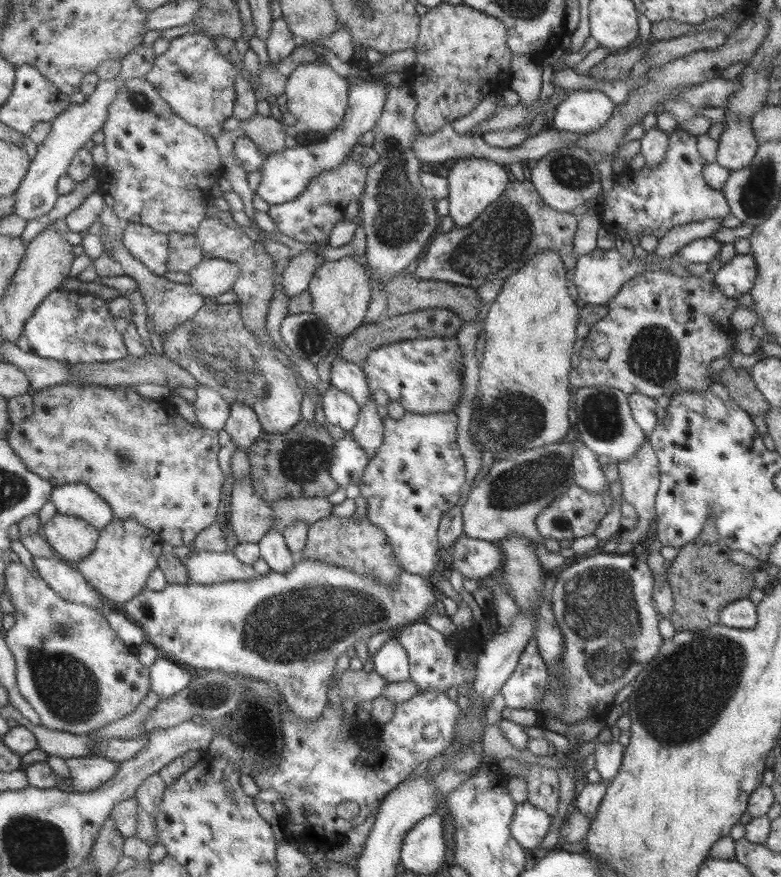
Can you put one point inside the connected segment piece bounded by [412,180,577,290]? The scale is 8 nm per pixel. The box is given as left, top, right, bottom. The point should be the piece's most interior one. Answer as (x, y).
(518, 224)

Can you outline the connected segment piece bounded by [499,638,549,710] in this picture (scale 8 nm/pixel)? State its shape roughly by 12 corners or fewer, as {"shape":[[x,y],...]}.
{"shape":[[535,639],[500,688],[507,708],[532,710],[548,688]]}

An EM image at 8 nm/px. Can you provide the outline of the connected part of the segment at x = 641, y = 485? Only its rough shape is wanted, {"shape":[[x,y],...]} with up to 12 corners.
{"shape":[[643,441],[616,463],[622,500],[637,523],[623,538],[641,543],[656,518],[657,457]]}

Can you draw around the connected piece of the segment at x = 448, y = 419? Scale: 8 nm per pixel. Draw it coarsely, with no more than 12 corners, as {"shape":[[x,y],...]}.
{"shape":[[454,410],[384,417],[359,496],[428,580],[465,467]]}

